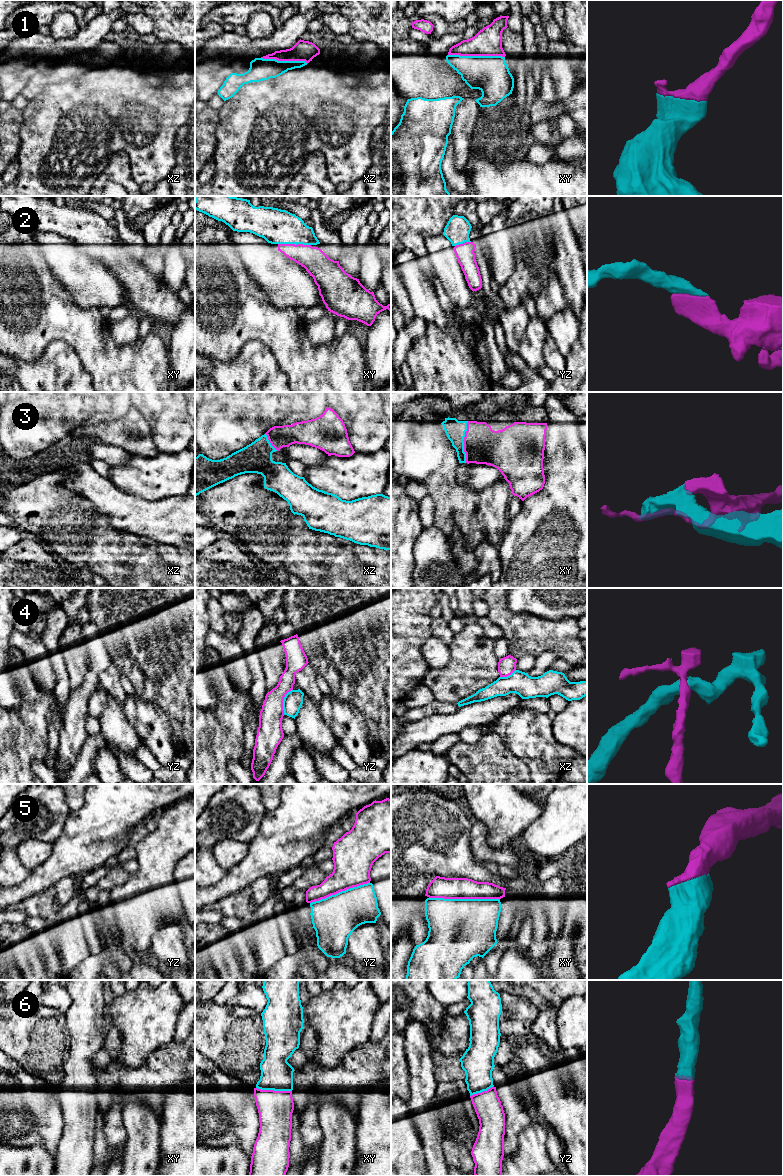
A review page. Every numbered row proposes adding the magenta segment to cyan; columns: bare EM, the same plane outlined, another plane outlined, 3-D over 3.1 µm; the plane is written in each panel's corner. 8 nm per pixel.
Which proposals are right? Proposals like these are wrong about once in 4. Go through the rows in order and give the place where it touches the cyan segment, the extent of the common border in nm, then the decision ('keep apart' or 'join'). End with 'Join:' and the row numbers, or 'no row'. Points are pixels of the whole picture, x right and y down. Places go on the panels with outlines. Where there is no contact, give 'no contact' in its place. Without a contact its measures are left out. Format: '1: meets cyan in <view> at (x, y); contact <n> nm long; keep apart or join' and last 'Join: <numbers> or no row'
1: meets cyan in xy at (476, 56); contact 460 nm long; join
2: meets cyan in xy at (294, 243); contact 260 nm long; join
3: meets cyan in xy at (463, 442); contact 340 nm long; join
4: meets cyan in yz at (283, 701); contact 220 nm long; keep apart
5: meets cyan in xy at (464, 899); contact 550 nm long; join
6: meets cyan in xy at (274, 1090); contact 280 nm long; join
Join: 1, 2, 3, 5, 6

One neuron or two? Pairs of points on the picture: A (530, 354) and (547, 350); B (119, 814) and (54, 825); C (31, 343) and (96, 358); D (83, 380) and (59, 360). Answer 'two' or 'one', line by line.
A: two
B: two
C: one
D: one

